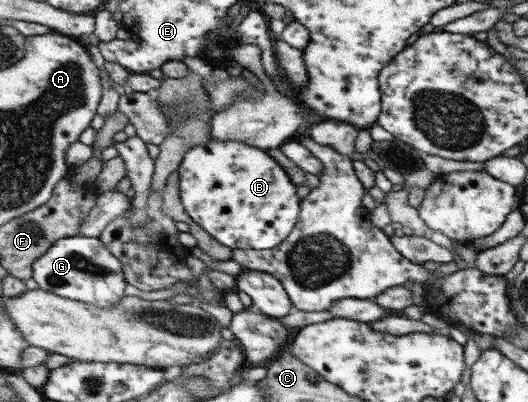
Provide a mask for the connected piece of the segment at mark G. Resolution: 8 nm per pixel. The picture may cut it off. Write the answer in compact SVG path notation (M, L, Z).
M65 236L31 263L31 277L44 291L60 297L110 309L123 295L126 285L119 260L98 238Z

